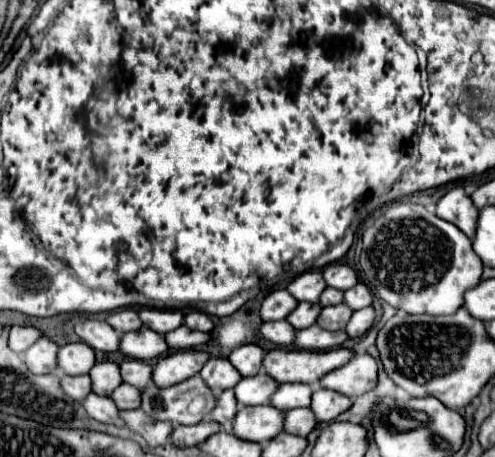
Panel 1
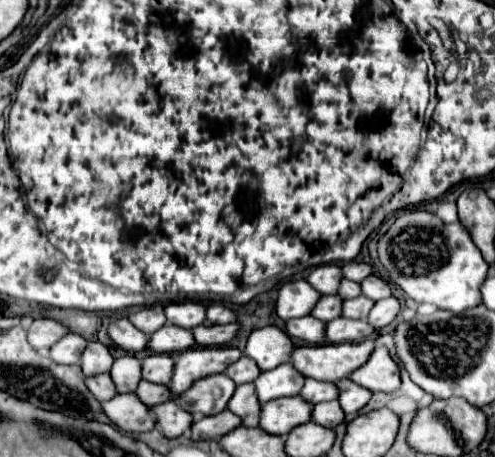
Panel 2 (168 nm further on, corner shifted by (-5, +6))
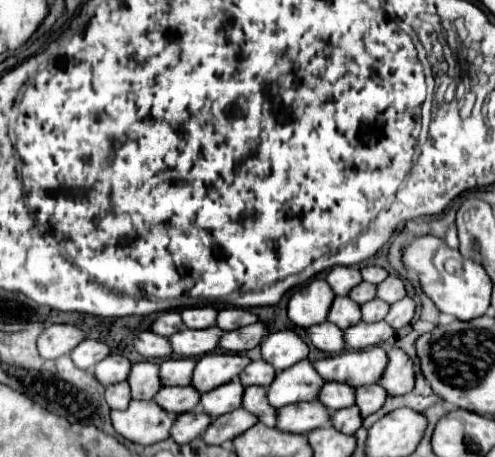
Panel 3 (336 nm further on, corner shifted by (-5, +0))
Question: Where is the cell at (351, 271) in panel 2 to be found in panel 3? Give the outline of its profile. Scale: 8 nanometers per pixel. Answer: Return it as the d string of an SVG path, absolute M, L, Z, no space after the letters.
M366 267L362 269L362 279L368 281L368 283L382 283L390 273L384 269L384 267Z

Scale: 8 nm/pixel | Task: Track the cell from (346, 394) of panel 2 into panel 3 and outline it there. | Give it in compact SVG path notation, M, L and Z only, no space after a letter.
M378 383L358 387L358 391L356 391L356 405L360 407L362 417L368 417L368 415L376 413L386 403L386 399L388 399L388 393Z

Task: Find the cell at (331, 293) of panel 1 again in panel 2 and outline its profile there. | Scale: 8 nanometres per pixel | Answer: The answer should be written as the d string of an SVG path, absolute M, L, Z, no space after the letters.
M342 279L342 281L340 281L338 295L340 295L342 299L358 297L358 295L360 295L360 283L354 283L354 281L350 281L350 279Z

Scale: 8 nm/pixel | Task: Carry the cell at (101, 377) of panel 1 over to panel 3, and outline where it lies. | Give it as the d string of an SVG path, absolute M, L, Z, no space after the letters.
M148 361L146 363L136 363L130 371L128 383L130 383L130 389L132 389L132 399L150 401L162 389L158 365L148 363Z

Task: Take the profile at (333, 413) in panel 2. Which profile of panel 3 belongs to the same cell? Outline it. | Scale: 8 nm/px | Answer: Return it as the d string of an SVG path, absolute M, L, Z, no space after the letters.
M356 405L354 407L346 407L346 409L338 409L338 411L332 413L332 425L338 431L346 433L346 435L354 435L362 427L362 421L364 419L362 419L362 415L360 415Z

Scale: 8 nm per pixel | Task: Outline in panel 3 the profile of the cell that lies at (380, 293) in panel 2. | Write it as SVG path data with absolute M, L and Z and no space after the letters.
M390 275L386 281L382 281L378 285L378 297L384 299L386 303L396 303L400 301L402 297L406 297L406 285L400 277L396 275Z

